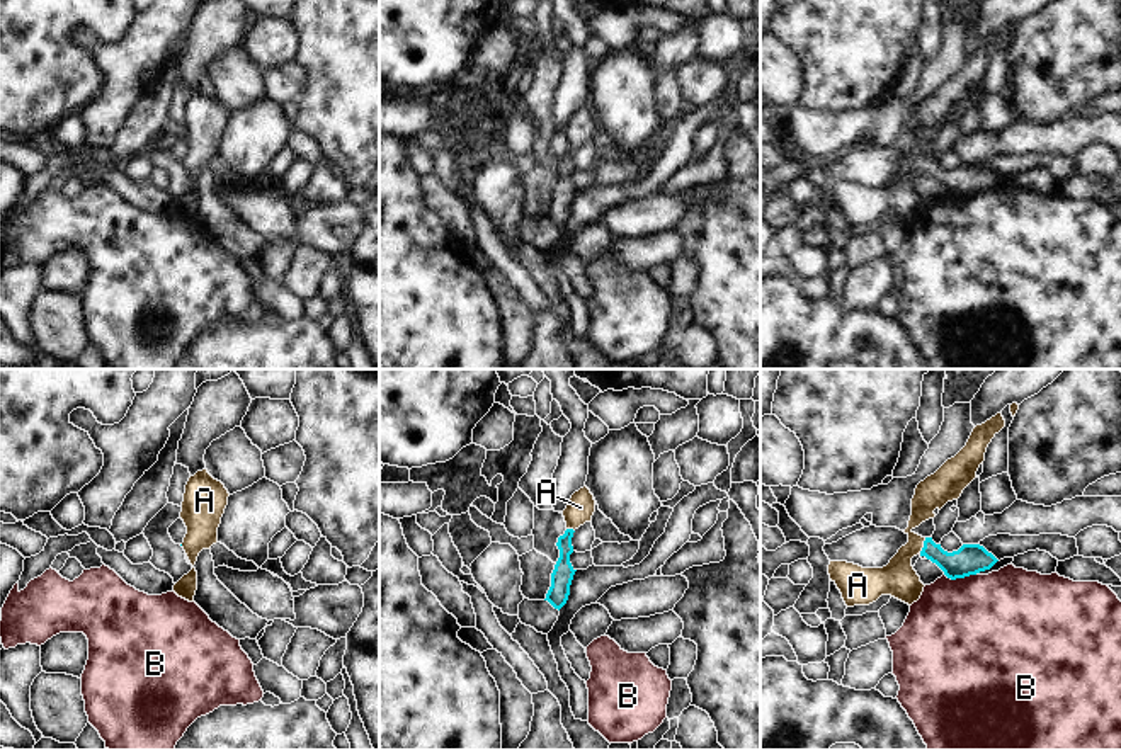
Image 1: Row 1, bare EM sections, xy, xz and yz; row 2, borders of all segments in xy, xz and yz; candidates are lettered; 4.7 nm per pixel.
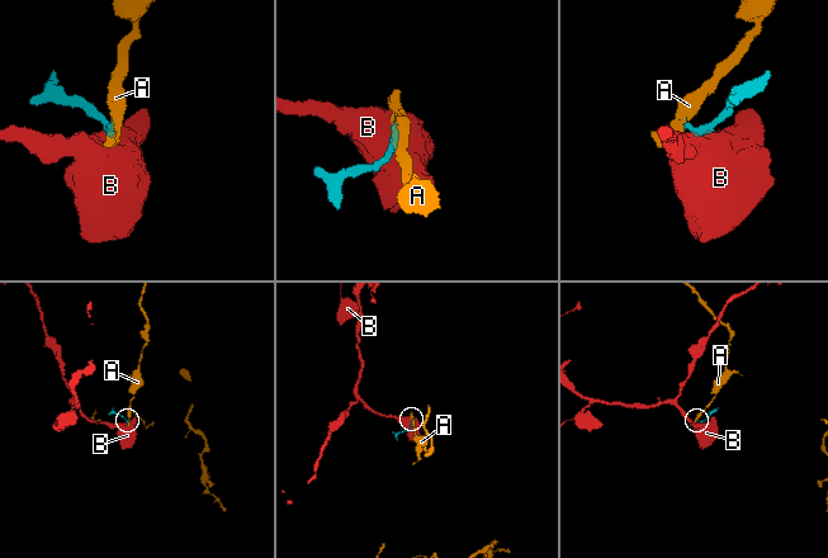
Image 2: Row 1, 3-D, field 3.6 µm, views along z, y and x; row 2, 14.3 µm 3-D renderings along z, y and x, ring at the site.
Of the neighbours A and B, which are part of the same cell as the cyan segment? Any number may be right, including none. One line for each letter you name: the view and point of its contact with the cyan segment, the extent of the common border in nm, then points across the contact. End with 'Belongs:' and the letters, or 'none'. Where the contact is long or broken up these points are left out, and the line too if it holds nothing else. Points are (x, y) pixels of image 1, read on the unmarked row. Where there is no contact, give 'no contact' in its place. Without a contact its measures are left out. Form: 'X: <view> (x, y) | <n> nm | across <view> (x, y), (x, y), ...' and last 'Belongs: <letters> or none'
A: yz (924, 165) | 90 nm | across yz (968, 179), (943, 179), (924, 165), (902, 179), (899, 198)
Belongs: A

